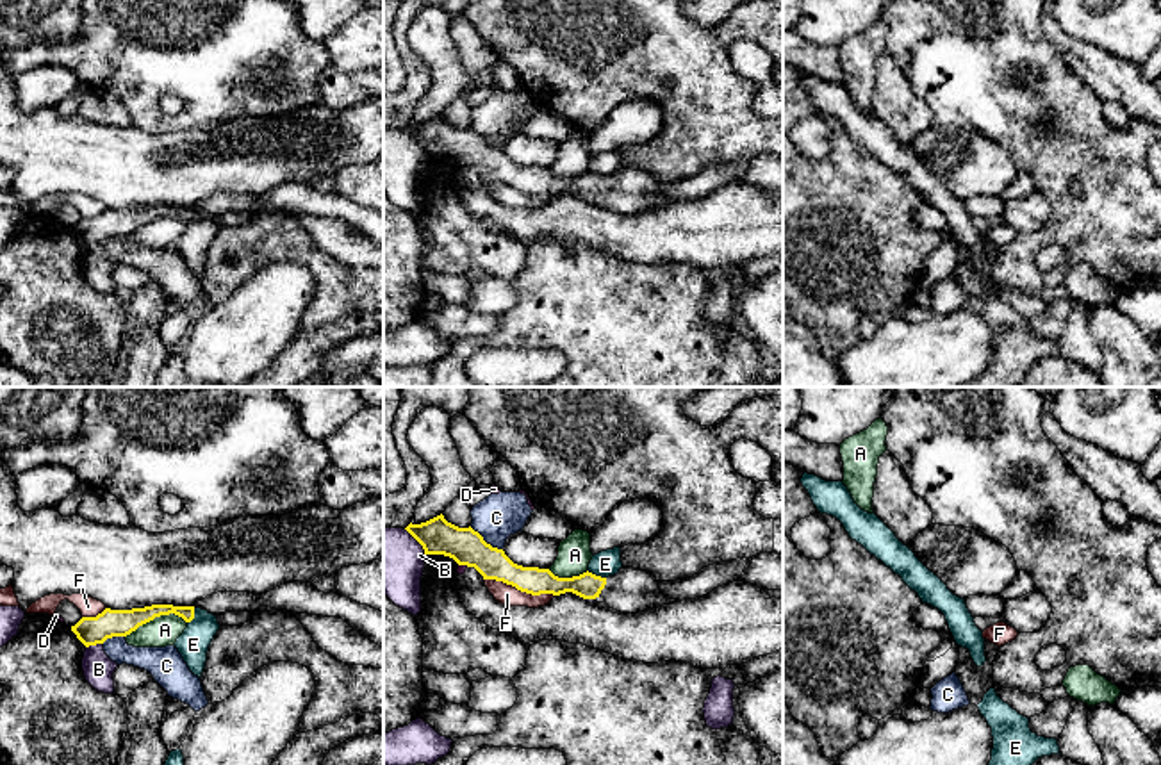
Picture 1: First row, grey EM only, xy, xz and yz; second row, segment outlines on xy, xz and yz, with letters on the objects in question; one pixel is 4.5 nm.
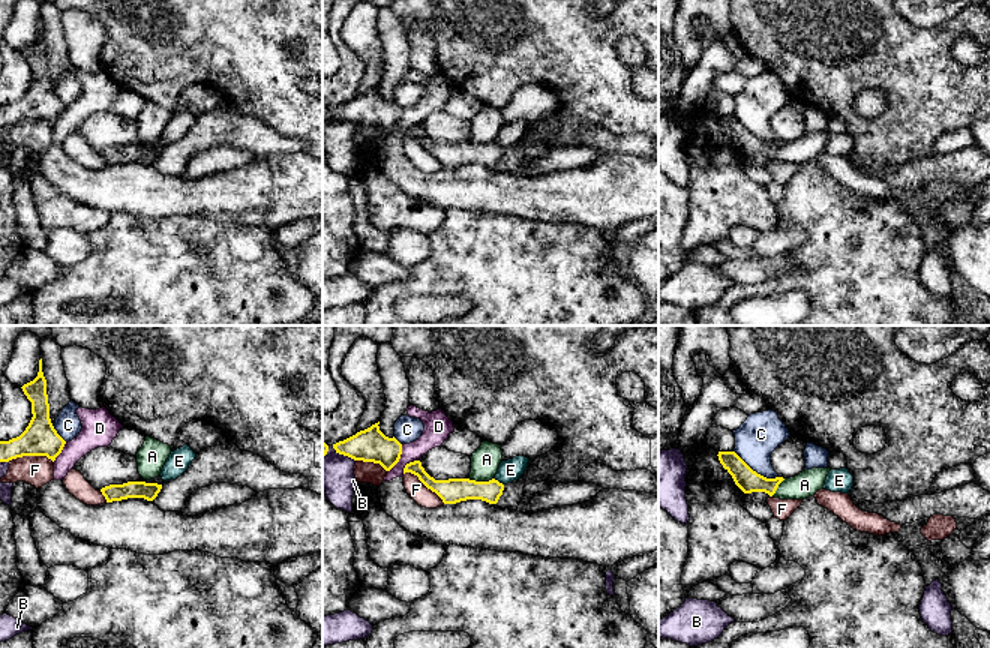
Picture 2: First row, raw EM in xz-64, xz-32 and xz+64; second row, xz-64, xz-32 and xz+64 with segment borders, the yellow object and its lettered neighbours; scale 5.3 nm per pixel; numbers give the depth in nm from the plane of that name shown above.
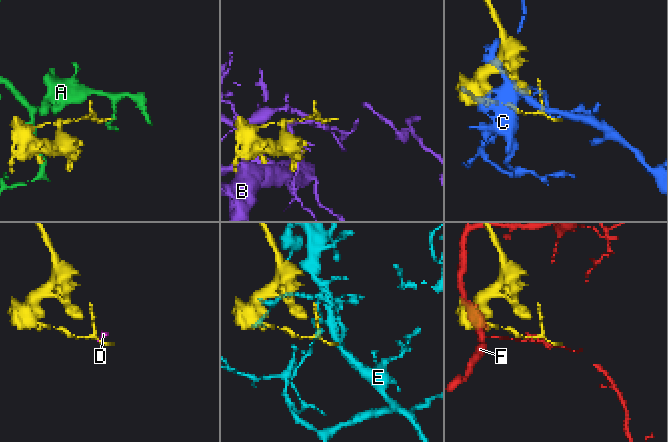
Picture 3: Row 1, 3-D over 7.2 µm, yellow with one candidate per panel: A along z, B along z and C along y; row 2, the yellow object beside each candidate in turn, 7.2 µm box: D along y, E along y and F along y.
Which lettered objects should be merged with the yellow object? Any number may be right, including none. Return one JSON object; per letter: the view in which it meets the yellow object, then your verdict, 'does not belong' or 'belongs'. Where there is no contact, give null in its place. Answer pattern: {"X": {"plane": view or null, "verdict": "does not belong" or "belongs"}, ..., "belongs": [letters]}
{"A": {"plane": "xy", "verdict": "does not belong"}, "B": {"plane": "xz", "verdict": "does not belong"}, "C": {"plane": "xz", "verdict": "does not belong"}, "D": {"plane": "xz", "verdict": "does not belong"}, "E": {"plane": "xz", "verdict": "does not belong"}, "F": {"plane": "xz", "verdict": "does not belong"}, "belongs": []}

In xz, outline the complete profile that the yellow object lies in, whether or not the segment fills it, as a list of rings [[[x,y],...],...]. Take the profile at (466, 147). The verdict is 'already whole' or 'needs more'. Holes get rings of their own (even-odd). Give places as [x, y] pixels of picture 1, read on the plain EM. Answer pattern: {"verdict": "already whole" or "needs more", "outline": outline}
{"verdict": "needs more", "outline": [[[437,116],[421,125],[405,128],[424,150],[424,155],[444,155],[458,166],[474,168],[483,180],[496,180],[521,193],[560,196],[572,193],[583,200],[603,198],[621,214],[653,210],[678,200],[665,198],[655,177],[633,168],[621,168],[617,175],[601,178],[583,173],[572,178],[558,178],[549,169],[523,168],[514,164],[503,150],[492,148],[469,128],[458,128]]]}

